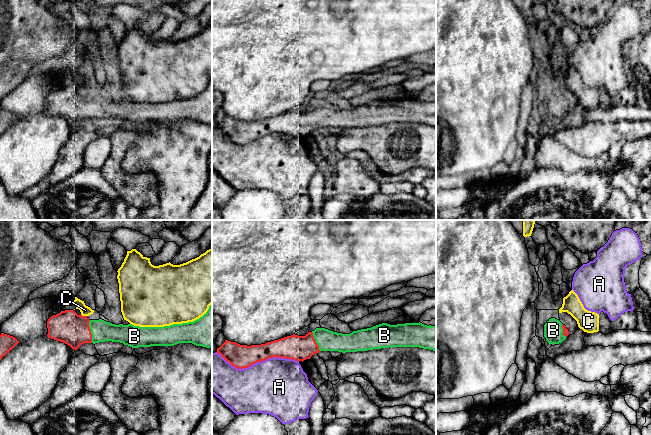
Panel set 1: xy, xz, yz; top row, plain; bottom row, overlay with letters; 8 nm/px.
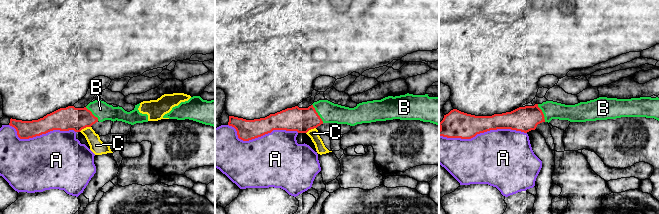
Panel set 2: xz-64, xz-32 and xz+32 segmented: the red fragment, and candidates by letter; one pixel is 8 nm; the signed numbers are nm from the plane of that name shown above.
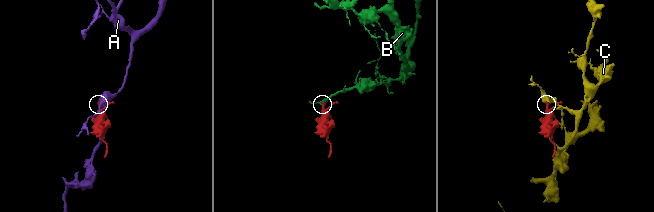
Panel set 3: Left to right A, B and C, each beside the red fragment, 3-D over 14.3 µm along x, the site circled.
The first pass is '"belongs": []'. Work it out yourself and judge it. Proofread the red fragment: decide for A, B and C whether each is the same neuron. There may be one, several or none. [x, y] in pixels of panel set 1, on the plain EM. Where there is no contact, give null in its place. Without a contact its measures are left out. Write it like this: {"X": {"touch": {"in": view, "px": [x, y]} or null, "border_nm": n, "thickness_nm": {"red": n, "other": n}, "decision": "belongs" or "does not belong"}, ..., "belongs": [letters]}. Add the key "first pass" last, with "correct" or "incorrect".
{"A": {"touch": {"in": "xz", "px": [257, 137]}, "border_nm": 650, "thickness_nm": {"red": 190, "other": 460}, "decision": "does not belong"}, "B": {"touch": {"in": "xy", "px": [90, 107]}, "border_nm": 190, "thickness_nm": {"red": 260, "other": 170}, "decision": "belongs"}, "C": {"touch": {"in": "xy", "px": [84, 92]}, "border_nm": 50, "thickness_nm": {"red": 260, "other": 80}, "decision": "does not belong"}, "belongs": ["B"], "first pass": "incorrect"}

